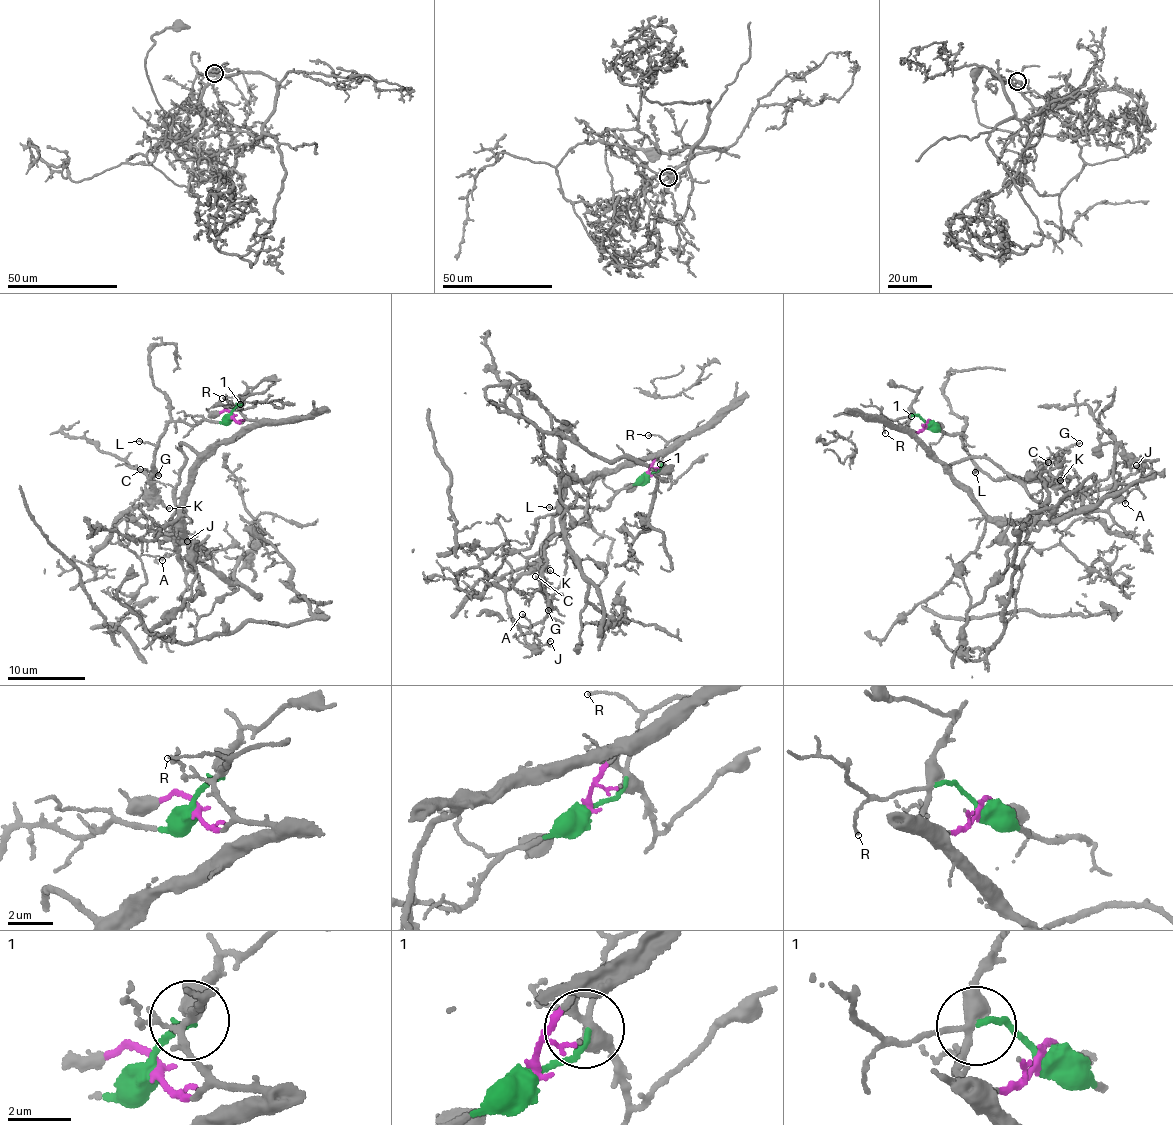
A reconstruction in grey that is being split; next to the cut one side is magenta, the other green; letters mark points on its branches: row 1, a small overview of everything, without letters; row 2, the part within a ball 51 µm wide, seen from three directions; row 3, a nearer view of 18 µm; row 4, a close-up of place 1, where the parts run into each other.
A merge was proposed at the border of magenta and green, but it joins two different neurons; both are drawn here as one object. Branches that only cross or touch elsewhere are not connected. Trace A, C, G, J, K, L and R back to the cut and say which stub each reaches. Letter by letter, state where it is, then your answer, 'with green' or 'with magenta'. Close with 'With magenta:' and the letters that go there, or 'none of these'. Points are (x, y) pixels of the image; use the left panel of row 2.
A: at (162, 560); with green
C: at (140, 469); with green
G: at (158, 475); with green
J: at (187, 541); with green
K: at (169, 508); with green
L: at (139, 441); with green
R: at (222, 398); with green
With magenta: none of these

